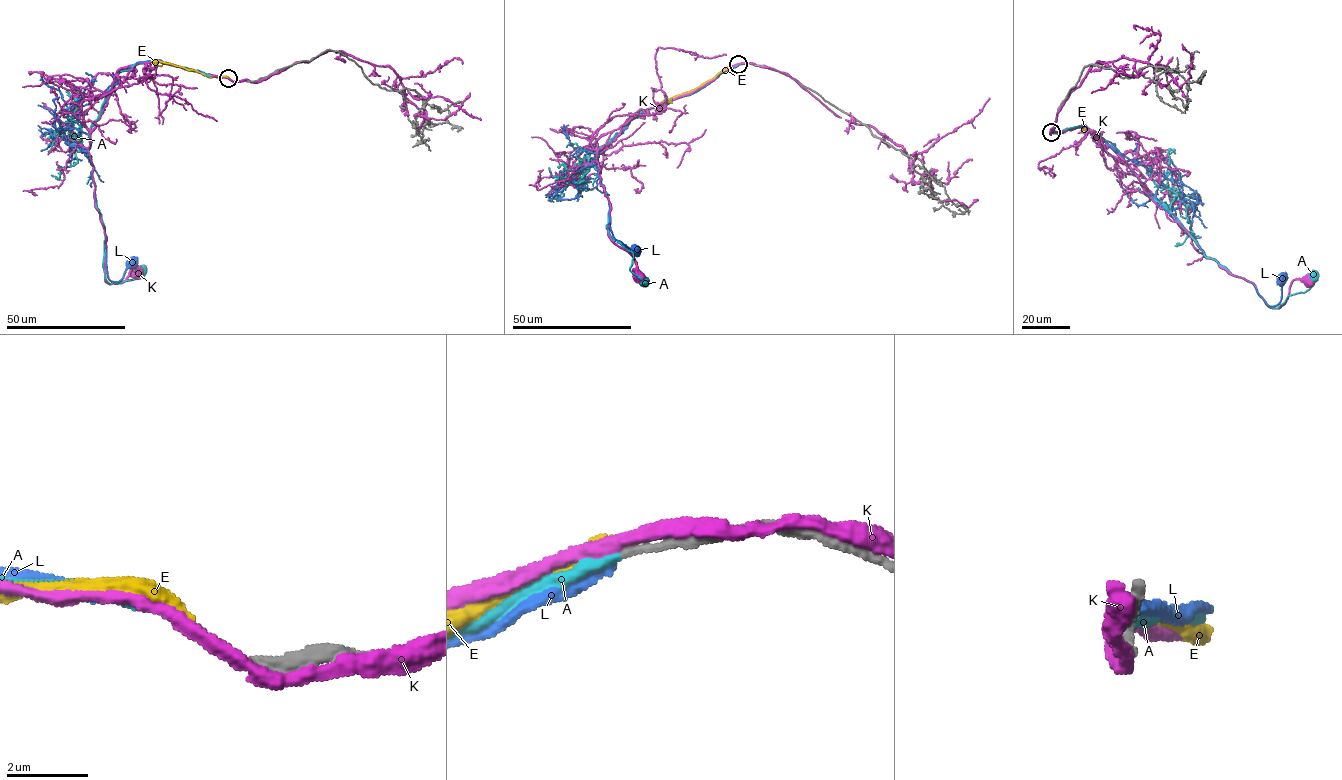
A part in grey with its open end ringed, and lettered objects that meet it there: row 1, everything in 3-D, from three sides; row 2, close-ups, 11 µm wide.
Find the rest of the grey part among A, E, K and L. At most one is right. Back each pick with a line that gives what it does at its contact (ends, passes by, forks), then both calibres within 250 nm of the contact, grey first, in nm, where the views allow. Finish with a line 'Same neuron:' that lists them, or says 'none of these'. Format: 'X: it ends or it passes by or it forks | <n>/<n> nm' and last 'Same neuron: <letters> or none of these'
A: it ends | 190/260 nm
Same neuron: A

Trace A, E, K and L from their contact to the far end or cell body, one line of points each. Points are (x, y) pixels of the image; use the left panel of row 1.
A: (228, 78), (138, 62), (118, 72), (91, 125), (105, 278), (119, 284), (142, 269)
E: (229, 78), (161, 65)
K: (232, 80), (158, 61), (116, 74), (88, 148), (106, 237), (105, 279), (120, 282), (136, 269)
L: (227, 77), (137, 62), (122, 69), (107, 94), (88, 131), (88, 149), (109, 280), (121, 279), (130, 262)

